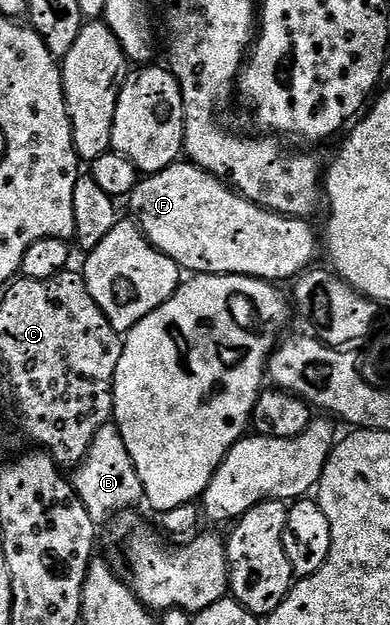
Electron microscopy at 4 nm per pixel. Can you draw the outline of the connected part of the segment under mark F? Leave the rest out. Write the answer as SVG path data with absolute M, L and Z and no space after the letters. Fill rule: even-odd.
M177 161L166 169L145 174L131 195L127 196L126 203L142 234L188 273L245 275L280 285L283 279L295 280L296 276L309 270L315 264L312 262L316 259L316 250L322 247L318 231L308 224L311 222L307 218L267 211L257 203L251 203L225 180L187 161Z

